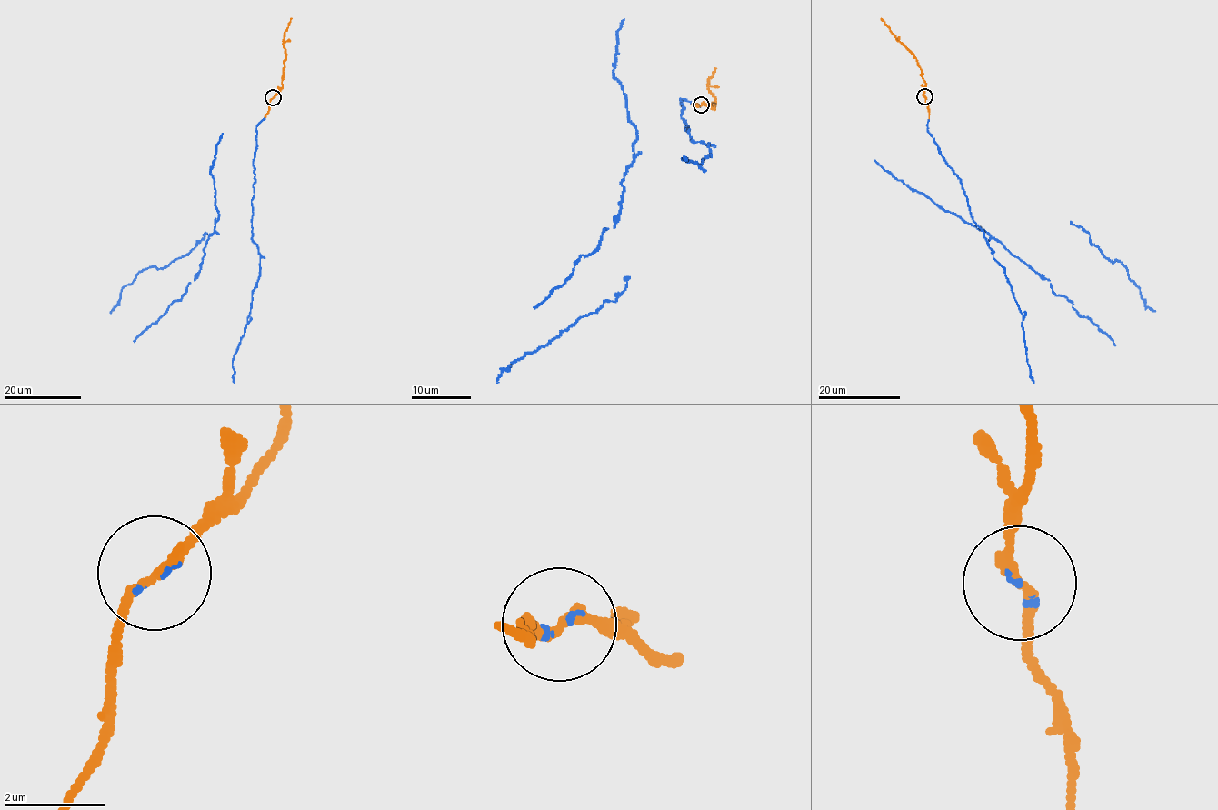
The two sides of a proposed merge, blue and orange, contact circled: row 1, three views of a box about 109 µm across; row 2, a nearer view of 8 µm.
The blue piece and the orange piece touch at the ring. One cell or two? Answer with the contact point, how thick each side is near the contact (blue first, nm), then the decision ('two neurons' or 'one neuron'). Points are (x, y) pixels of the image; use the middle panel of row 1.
(701, 104) | 80/180 nm | one neuron

